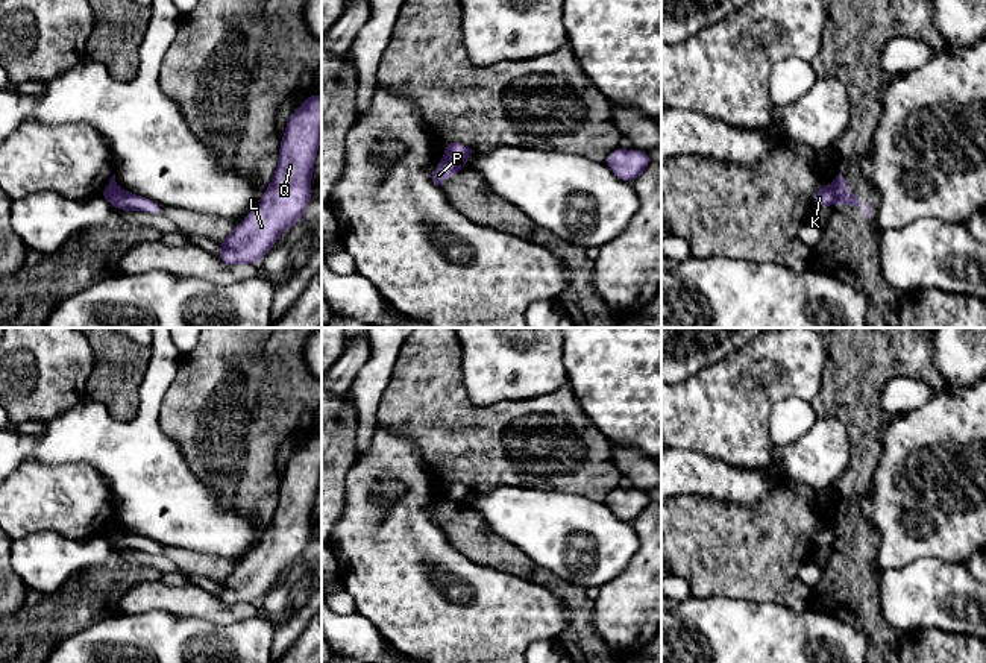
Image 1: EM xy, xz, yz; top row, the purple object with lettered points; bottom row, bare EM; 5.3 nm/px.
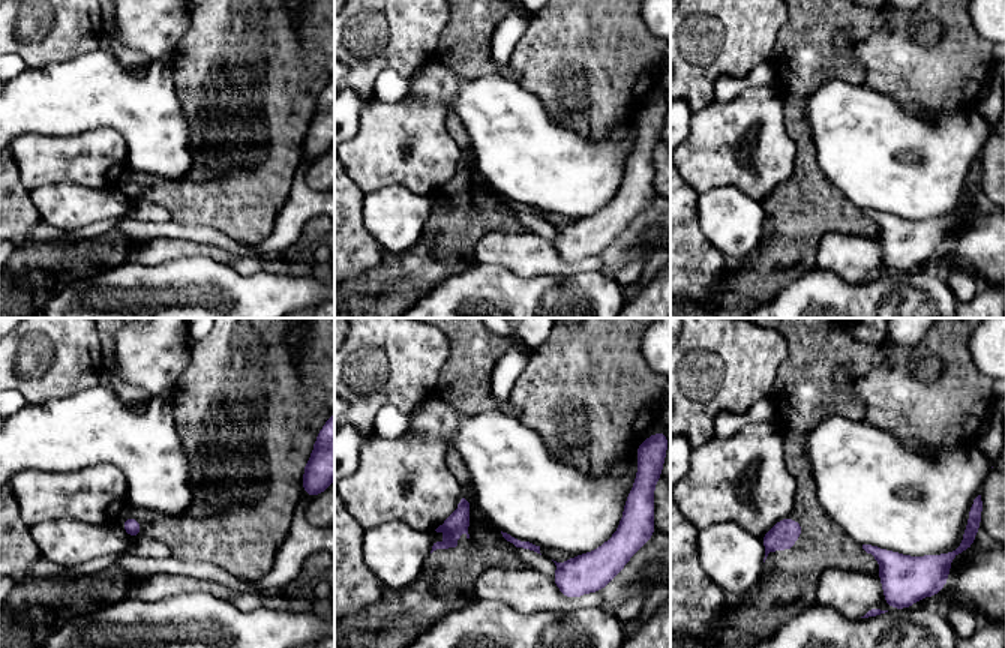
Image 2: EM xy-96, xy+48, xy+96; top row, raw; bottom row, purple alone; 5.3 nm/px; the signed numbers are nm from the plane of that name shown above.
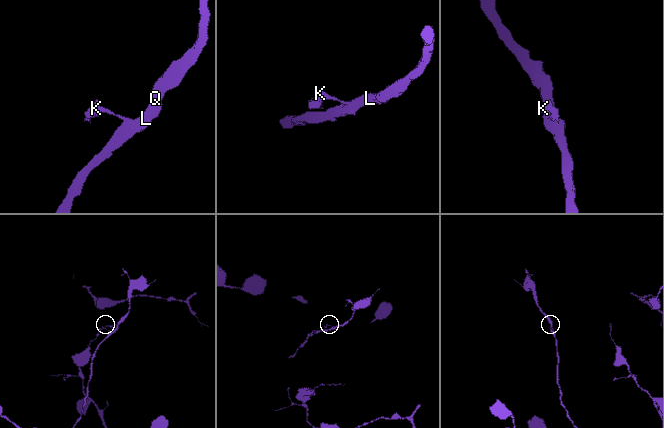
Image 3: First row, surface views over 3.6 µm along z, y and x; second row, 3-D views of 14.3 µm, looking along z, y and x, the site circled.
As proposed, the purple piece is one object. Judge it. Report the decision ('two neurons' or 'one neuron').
two neurons

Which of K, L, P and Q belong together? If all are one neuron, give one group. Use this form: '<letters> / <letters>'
K L Q / P

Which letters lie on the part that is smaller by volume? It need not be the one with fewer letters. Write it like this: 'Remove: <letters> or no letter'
Remove: P

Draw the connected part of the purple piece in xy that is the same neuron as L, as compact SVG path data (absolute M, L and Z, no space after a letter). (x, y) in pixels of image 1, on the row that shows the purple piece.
M311 94L288 117L279 147L279 159L270 185L259 203L235 229L218 244L221 252L215 255L228 266L255 264L273 249L278 237L288 228L300 223L302 212L312 199L311 176L316 165L319 143L322 141L322 96Z

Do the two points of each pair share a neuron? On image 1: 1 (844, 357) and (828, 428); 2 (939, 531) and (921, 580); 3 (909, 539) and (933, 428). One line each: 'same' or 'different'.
1: different
2: different
3: same

